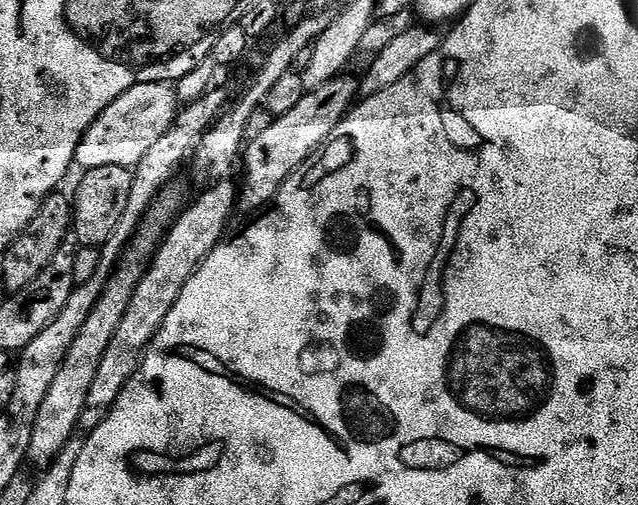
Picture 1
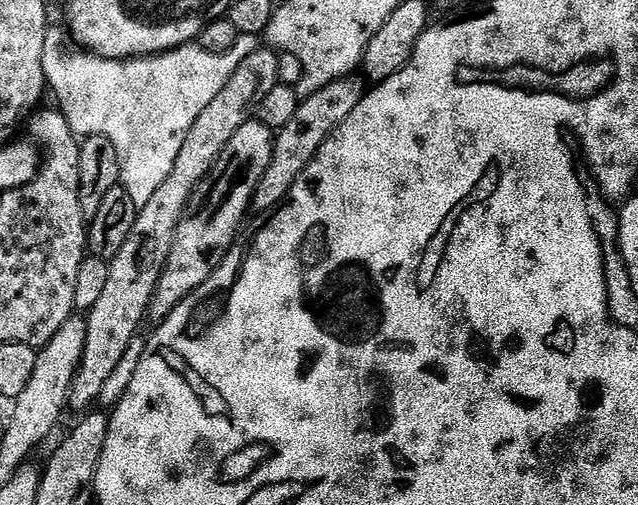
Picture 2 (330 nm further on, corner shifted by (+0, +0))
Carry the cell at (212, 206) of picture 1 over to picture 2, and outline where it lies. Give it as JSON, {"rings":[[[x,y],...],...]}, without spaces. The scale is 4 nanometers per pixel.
{"rings":[[[349,74],[342,80],[330,82],[314,94],[304,96],[294,118],[290,118],[288,125],[275,133],[270,166],[258,186],[256,197],[252,199],[252,208],[255,211],[271,213],[277,204],[287,200],[288,192],[294,182],[298,182],[302,170],[306,170],[306,166],[312,164],[314,157],[320,155],[320,148],[328,141],[328,135],[336,131],[338,125],[352,113],[354,106],[358,106],[358,102],[362,102],[366,84],[363,79],[360,81],[355,80],[356,78],[355,75]]]}

